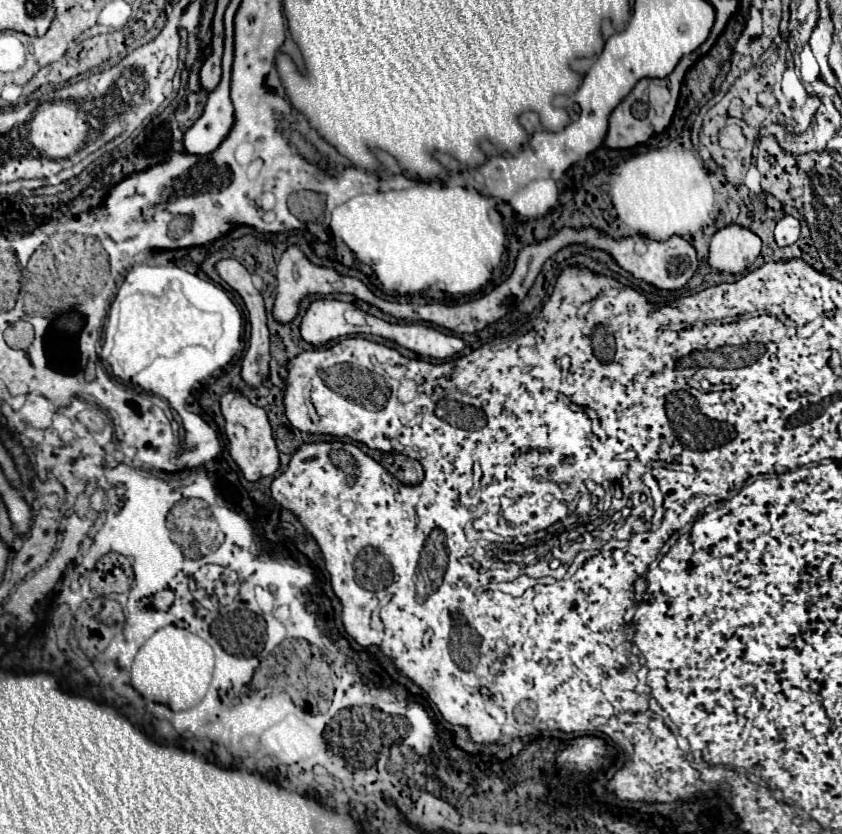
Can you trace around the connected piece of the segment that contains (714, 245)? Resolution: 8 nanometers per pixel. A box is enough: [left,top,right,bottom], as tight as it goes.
[709,225,761,275]

